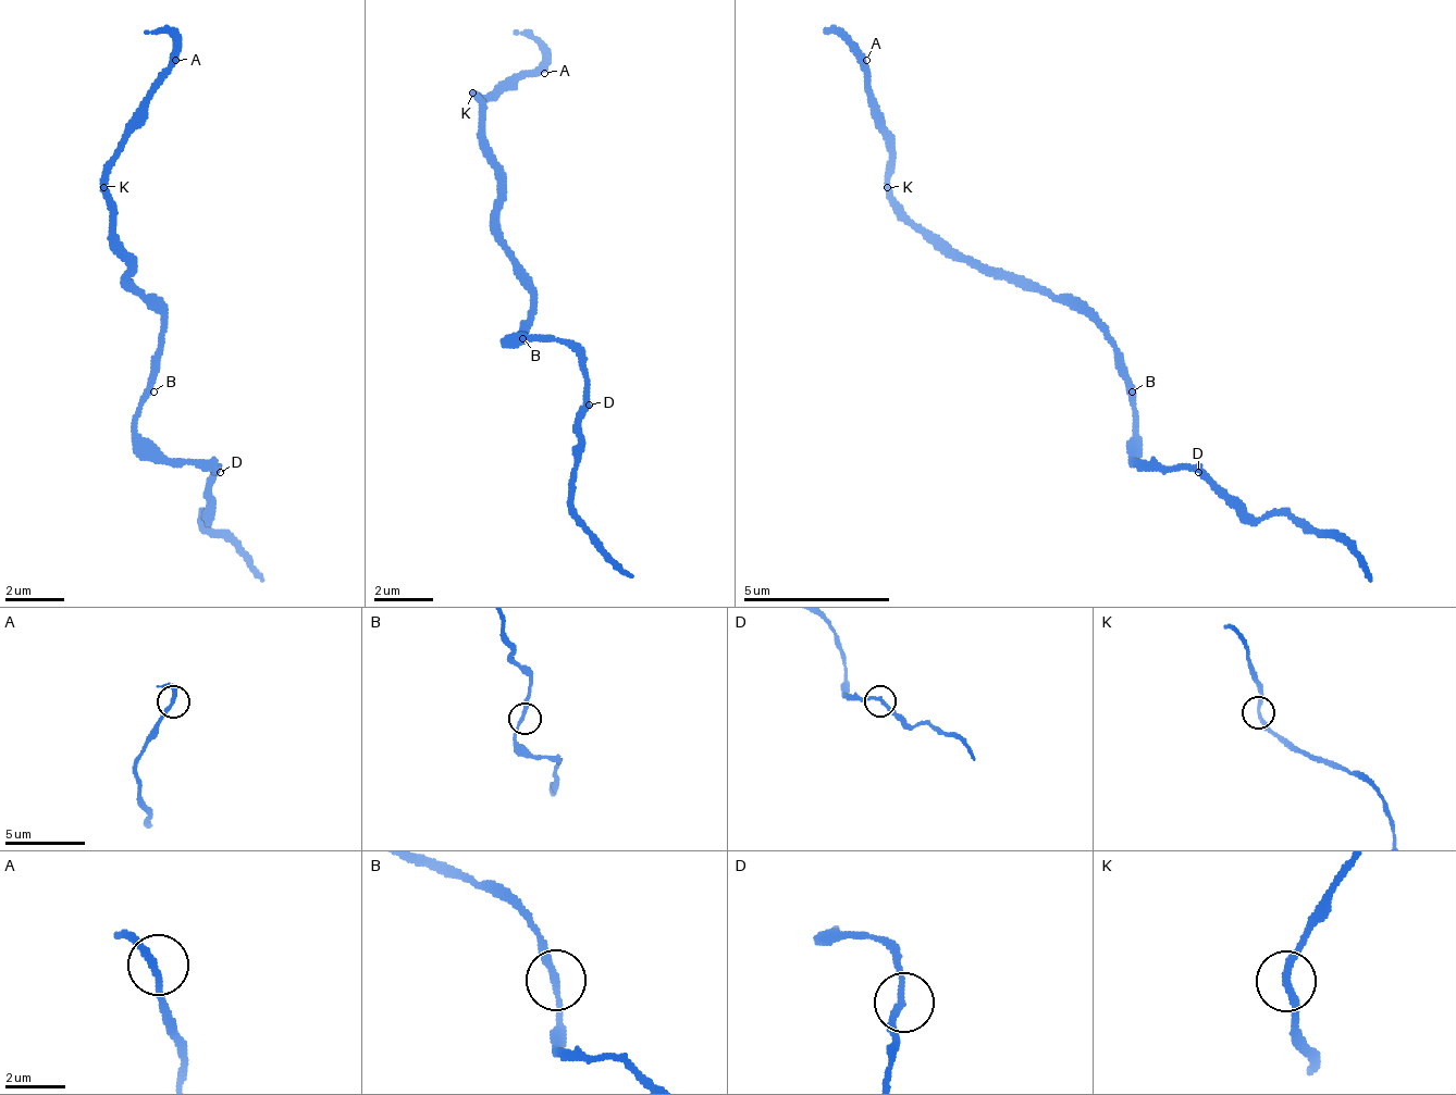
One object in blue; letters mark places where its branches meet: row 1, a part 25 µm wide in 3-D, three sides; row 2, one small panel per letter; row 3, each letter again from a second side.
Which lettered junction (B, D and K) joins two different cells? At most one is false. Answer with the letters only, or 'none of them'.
none of them

